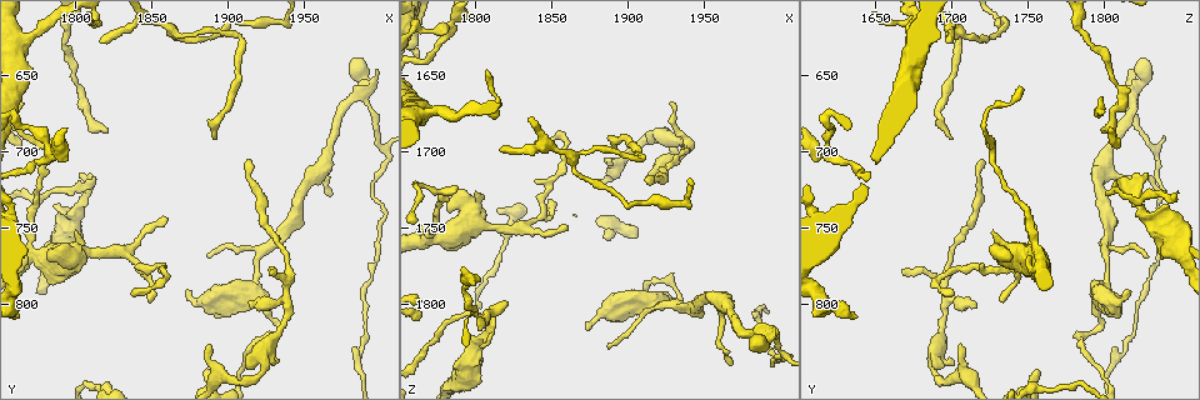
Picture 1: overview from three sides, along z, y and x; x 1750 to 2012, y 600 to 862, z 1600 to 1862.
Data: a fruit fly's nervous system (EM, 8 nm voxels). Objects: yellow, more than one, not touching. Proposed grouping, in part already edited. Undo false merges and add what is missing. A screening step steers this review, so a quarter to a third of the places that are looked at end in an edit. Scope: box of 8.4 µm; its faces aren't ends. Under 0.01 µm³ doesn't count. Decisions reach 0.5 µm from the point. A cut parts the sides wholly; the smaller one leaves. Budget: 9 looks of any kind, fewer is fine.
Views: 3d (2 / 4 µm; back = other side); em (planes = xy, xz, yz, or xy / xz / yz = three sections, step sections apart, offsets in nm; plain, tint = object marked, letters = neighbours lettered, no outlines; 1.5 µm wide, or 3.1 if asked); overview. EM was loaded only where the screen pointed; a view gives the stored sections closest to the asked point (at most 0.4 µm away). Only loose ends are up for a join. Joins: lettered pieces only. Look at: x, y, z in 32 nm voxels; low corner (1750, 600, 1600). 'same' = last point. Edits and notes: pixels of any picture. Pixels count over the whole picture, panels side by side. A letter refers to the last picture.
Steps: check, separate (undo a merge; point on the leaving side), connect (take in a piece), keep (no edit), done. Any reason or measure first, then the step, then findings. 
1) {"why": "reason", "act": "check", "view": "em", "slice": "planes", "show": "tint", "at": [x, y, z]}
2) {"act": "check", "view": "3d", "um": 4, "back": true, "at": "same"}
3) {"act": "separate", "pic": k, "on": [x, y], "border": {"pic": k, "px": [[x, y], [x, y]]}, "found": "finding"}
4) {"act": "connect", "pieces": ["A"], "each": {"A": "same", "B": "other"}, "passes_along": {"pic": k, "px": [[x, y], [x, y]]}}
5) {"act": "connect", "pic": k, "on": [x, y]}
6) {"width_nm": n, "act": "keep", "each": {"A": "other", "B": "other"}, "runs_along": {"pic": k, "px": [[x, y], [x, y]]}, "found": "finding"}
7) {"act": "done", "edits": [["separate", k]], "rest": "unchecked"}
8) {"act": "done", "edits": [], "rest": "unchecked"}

{"why": "abrupt turn", "act": "check", "view": "3d", "um": 4, "at": [1810, 726, 1816]}

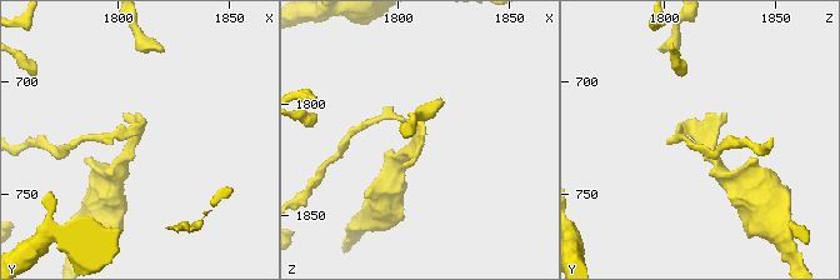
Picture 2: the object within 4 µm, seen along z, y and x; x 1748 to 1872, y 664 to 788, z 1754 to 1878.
{"why": "shape alone is not enough", "act": "check", "view": "em", "slice": "planes", "show": "tint", "at": [1809, 725, 1816]}

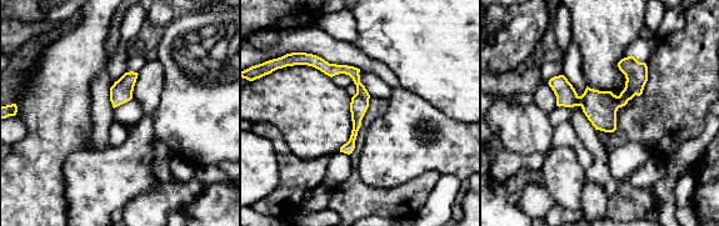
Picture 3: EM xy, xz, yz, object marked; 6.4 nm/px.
{"act": "check", "view": "em", "slice": "planes", "show": "letters", "at": "same"}

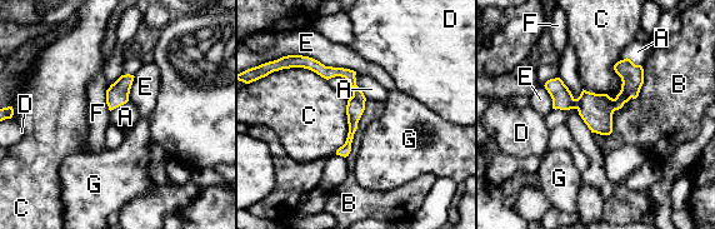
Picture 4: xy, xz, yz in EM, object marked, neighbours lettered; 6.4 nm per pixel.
{"act": "keep", "each": {"A": "other", "B": "other", "C": "other", "D": "other", "E": "other", "F": "other", "G": "other"}, "border": {"pic": 4, "px": [[641, 65], [593, 133]]}, "found": "one cell here"}

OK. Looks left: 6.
{"why": "calibre changes", "act": "check", "view": "em", "slice": "planes", "show": "letters", "at": [1864, 620, 1702]}

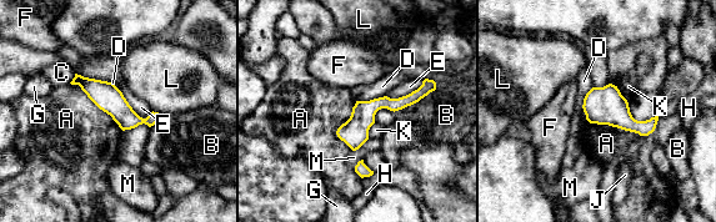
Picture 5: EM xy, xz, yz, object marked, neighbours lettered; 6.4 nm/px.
{"width_nm": 180, "act": "keep", "each": {"A": "other", "B": "other", "C": "other", "D": "other", "E": "other", "F": "other", "G": "other", "H": "other", "J": "other", "K": "other", "L": "other", "M": "other"}, "found": "one cell here"}

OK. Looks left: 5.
{"why": "branch stops here", "act": "check", "view": "3d", "um": 2, "at": [1996, 644, 1816]}

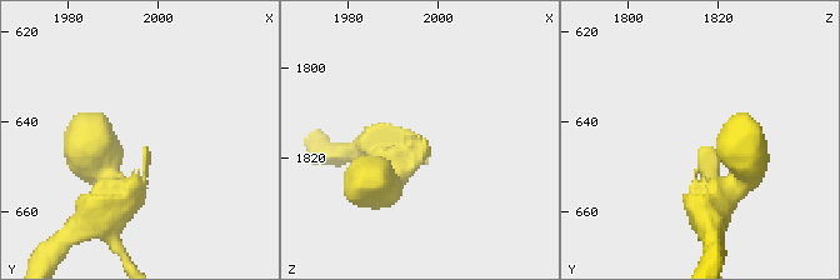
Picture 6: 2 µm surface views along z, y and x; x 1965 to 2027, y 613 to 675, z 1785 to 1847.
{"why": "need the tissue", "act": "check", "view": "em", "slice": "planes", "show": "letters", "at": [1997, 646, 1816]}

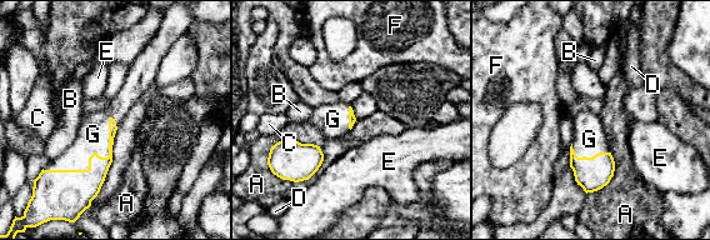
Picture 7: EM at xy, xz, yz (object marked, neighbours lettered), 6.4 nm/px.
{"act": "connect", "pieces": ["G"], "each": {"A": "other", "B": "other", "C": "other", "D": "other", "E": "other", "F": "other", "G": "same"}, "passes_along": {"pic": 7, "px": [[73, 189], [91, 155], [93, 134]]}, "found": "it goes on there"}

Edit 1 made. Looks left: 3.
{"act": "check", "view": "overview"}

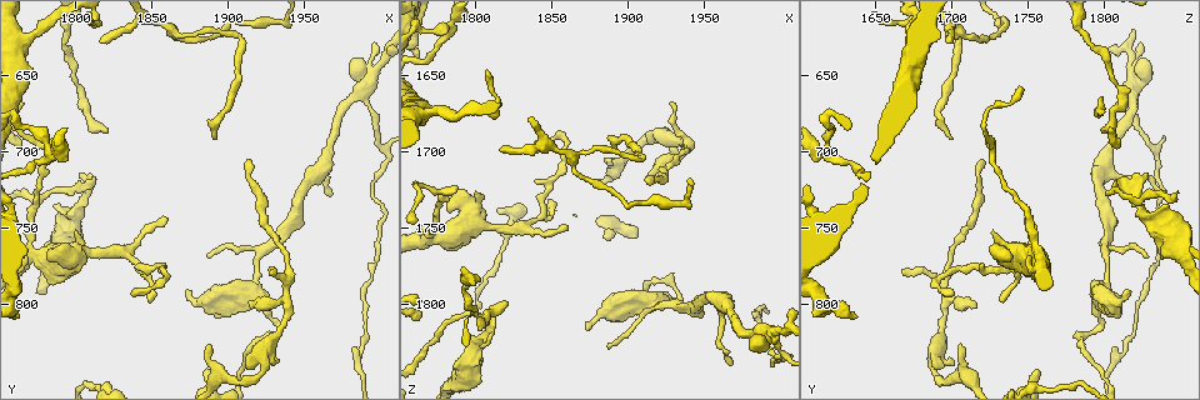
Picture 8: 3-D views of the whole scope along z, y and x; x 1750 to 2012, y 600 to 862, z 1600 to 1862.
{"why": "sudden change in width", "act": "check", "view": "em", "slice": "planes", "show": "plain", "at": [1962, 708, 1800]}

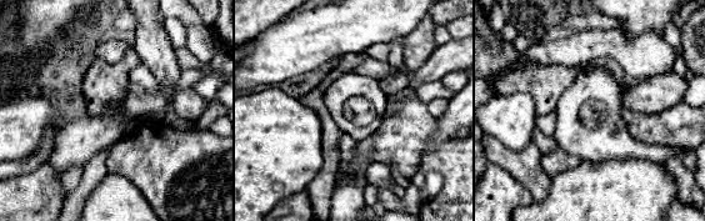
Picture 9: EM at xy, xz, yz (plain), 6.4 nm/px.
{"why": "see the neighbours", "act": "check", "view": "em", "slice": "planes", "show": "letters", "at": "same"}

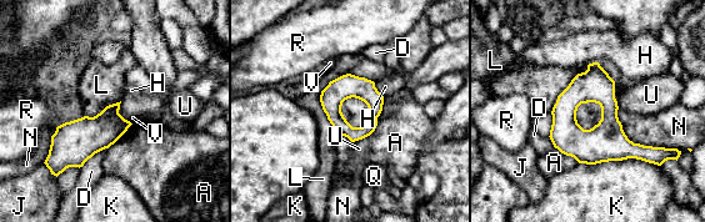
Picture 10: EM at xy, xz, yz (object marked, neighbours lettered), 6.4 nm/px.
{"longest_contact_nm": ["K", 500], "act": "keep", "each": {"A": "other", "D": "other", "H": "other", "J": "other", "K": "other", "L": "other", "N": "other", "Q": "other", "R": "other", "U": "other", "V": "other"}, "found": "continuous, no second cell"}

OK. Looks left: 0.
{"act": "done", "edits": [["connect", 7]], "rest": "unchecked"}

